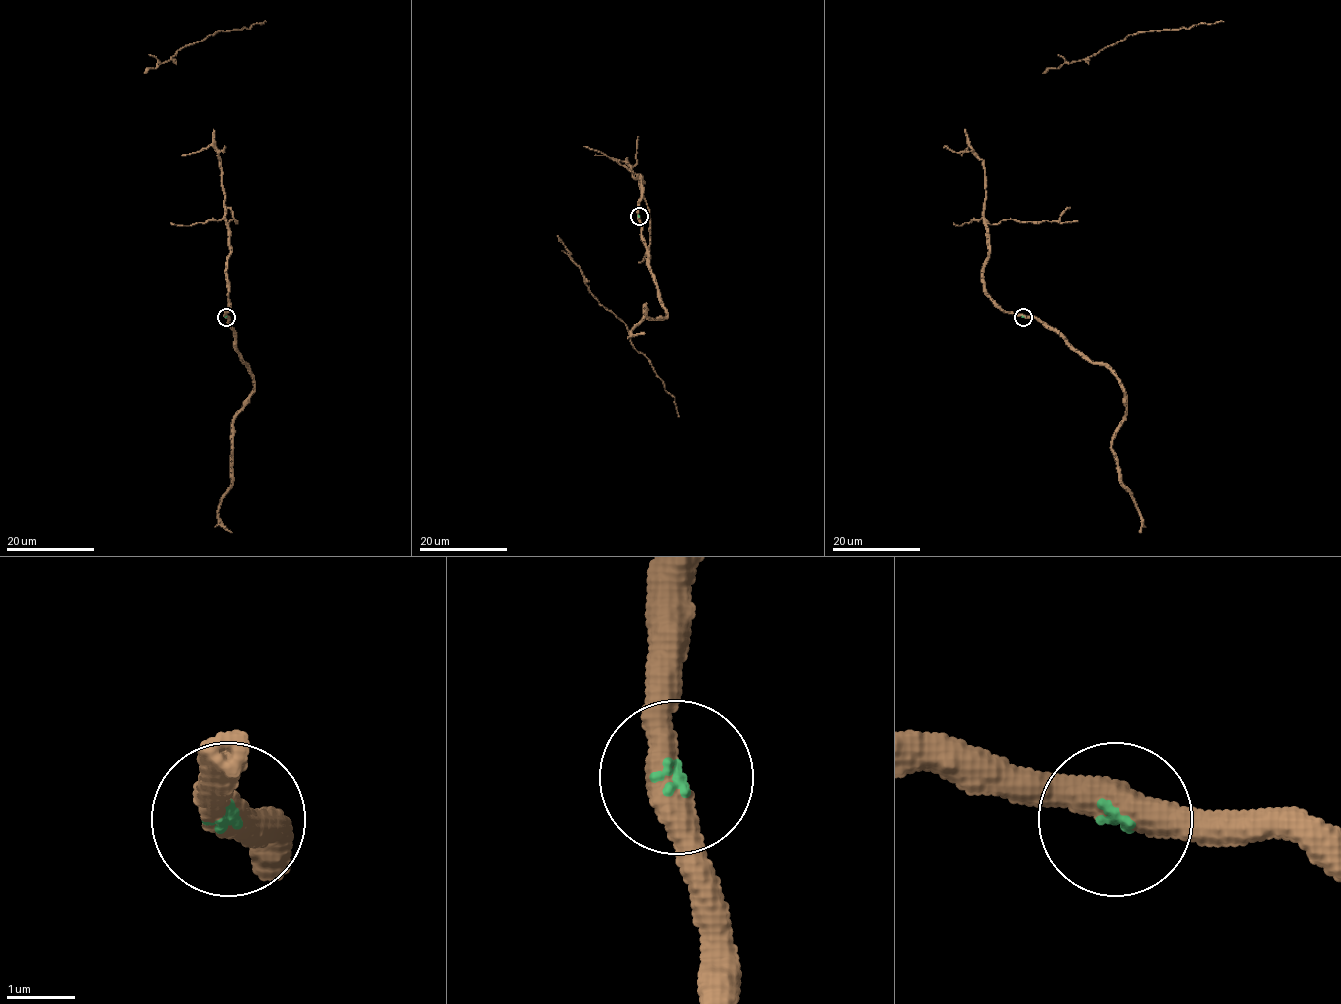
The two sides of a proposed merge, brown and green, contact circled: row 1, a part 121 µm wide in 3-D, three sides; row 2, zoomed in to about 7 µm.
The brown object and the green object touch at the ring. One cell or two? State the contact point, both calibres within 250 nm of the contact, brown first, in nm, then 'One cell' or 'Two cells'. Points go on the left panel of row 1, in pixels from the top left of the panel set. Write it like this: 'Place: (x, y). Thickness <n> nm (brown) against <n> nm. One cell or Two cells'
Place: (226, 317). Thickness 460 nm (brown) against 90 nm. One cell

